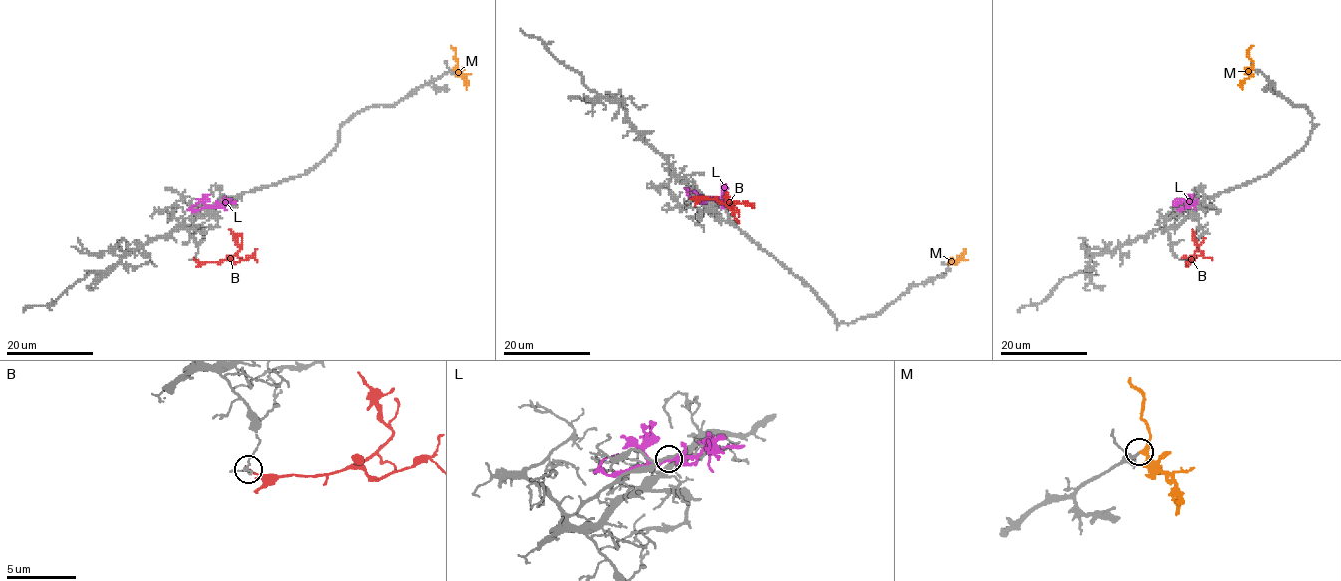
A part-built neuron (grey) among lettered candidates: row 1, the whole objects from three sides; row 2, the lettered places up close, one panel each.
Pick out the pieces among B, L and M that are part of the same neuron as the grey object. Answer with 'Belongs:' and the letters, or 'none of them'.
Belongs: M

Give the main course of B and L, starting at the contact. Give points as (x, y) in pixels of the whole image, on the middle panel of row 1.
B: (692, 198), (717, 199), (733, 211), (737, 209), (726, 203)
L: (709, 198), (721, 199), (721, 186)

